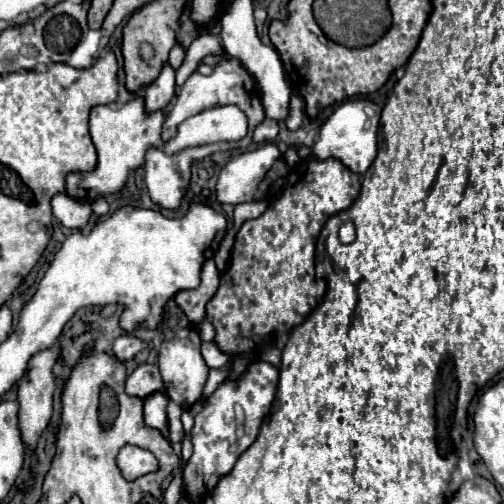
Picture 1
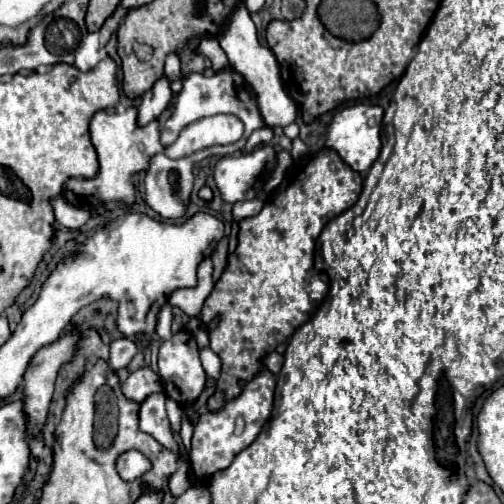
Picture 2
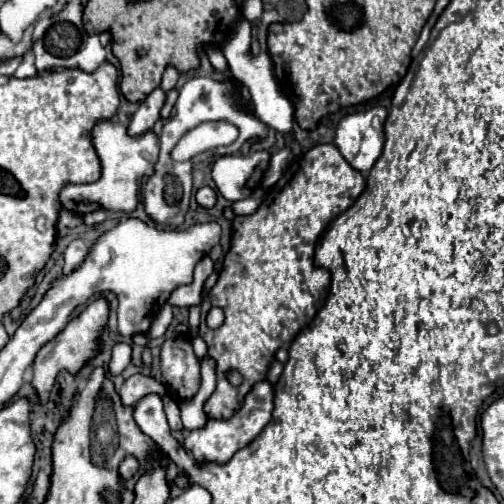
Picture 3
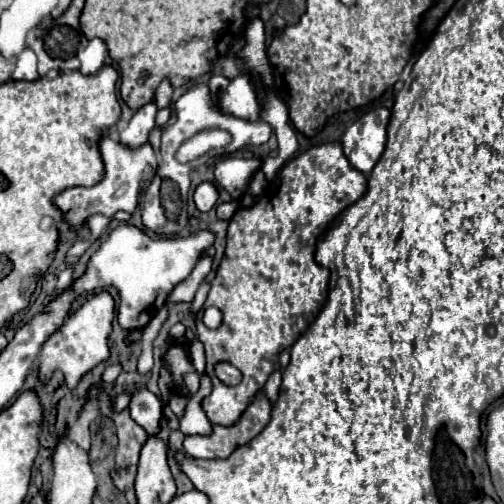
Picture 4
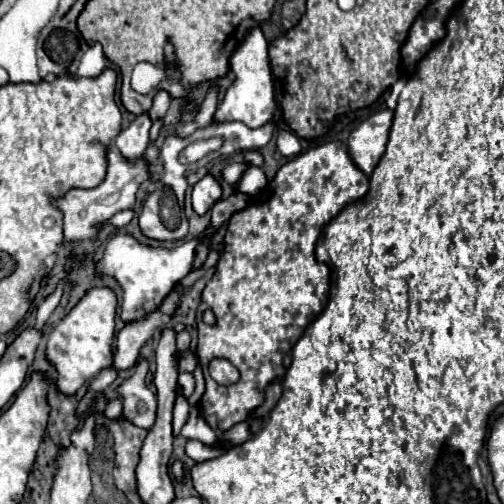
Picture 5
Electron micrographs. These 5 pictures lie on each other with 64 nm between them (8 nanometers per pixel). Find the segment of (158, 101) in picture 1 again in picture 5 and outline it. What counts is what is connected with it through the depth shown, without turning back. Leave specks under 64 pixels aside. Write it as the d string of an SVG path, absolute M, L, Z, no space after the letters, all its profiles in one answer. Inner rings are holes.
M142 114L142 116L136 116L136 120L116 136L114 146L126 162L136 162L142 158L142 154L150 142L148 140L150 126L152 126L152 122L148 120L148 114Z

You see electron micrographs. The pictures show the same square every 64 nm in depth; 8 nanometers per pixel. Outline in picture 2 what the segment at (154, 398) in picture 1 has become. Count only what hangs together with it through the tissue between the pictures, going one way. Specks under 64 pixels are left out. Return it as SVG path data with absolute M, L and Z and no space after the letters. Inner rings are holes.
M150 394L142 404L140 404L140 412L138 412L138 426L142 432L154 436L164 448L168 448L170 452L174 452L178 458L182 458L180 448L172 436L170 430L170 422L166 418L166 410L164 410L164 402L166 396L164 394Z

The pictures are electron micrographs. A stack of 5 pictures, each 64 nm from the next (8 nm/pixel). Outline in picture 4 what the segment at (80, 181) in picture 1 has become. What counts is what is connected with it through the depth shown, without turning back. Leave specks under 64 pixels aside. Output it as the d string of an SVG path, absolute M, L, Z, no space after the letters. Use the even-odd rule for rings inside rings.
M106 134L100 140L100 152L102 152L102 160L106 166L106 174L104 178L90 188L68 188L64 192L60 192L54 198L54 204L62 210L64 214L64 224L68 226L68 230L78 232L86 226L86 220L94 214L102 214L102 216L114 216L116 212L124 210L124 212L134 212L136 204L138 204L138 192L140 192L140 182L144 180L144 176L154 176L156 174L156 156L152 146L146 142L144 146L130 150L124 148L114 136Z

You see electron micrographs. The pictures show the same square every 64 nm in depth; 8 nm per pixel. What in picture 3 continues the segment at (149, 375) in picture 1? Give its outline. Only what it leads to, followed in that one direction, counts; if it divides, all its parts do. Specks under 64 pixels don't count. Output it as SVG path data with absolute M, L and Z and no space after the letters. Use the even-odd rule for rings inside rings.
M134 374L132 378L128 378L122 388L120 388L120 400L124 406L134 406L136 400L140 400L142 396L156 392L160 396L166 394L166 388L162 386L162 382L156 382L150 376L142 376L142 374Z

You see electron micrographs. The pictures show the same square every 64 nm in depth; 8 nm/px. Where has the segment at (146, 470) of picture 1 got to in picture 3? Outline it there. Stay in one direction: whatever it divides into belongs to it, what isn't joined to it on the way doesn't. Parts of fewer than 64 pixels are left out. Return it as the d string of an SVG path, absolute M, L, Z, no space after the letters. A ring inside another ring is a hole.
M134 456L124 458L124 462L120 464L120 476L122 476L122 478L132 478L136 472L138 472L138 462L136 462L136 458L134 458Z

